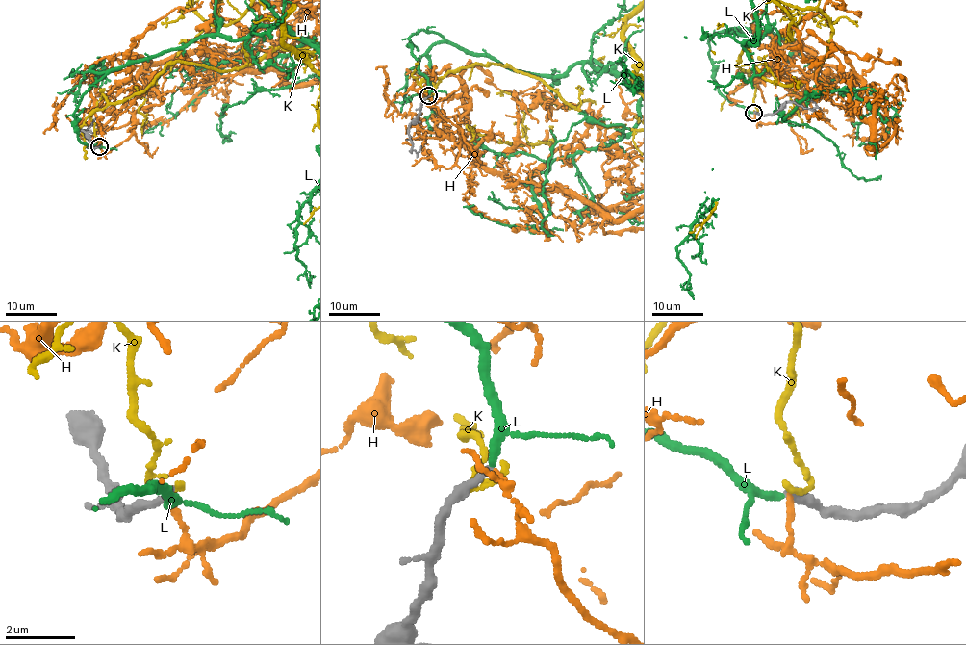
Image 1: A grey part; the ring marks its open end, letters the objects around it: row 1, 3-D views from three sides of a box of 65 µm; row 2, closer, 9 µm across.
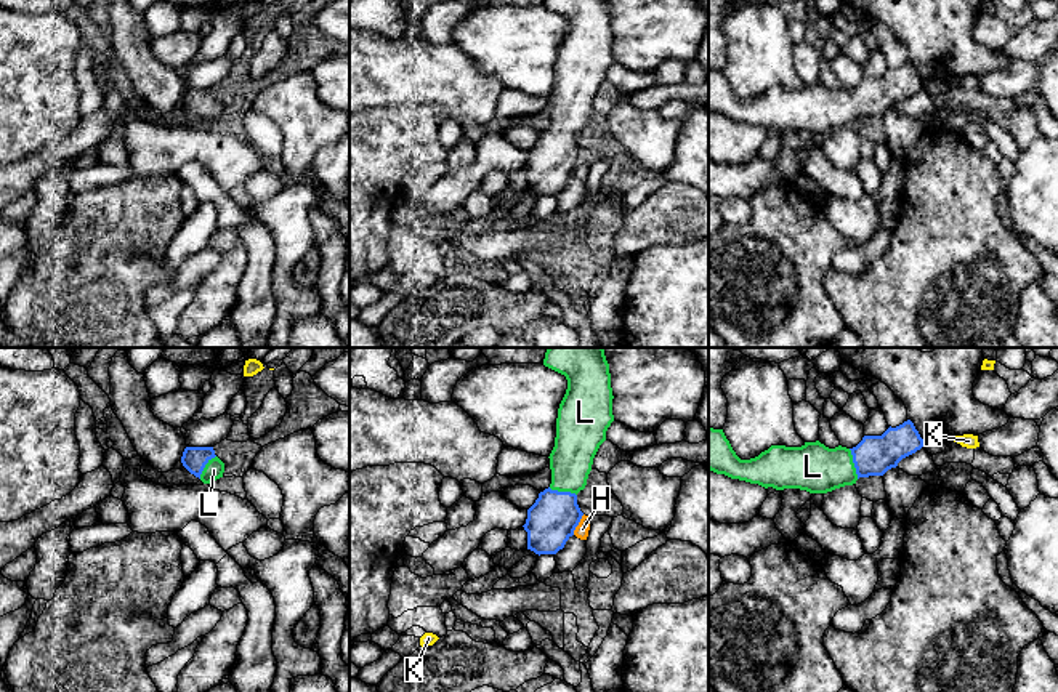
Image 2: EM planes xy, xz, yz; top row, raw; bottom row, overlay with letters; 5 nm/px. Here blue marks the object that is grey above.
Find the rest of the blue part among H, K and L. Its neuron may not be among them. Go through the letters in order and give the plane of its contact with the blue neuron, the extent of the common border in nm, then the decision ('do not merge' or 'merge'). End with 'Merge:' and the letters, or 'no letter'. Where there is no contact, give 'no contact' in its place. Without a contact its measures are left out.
H: contact in xz; length 120 nm; do not merge
K: no contact; do not merge
L: contact in yz; length 160 nm; merge
Merge: L

